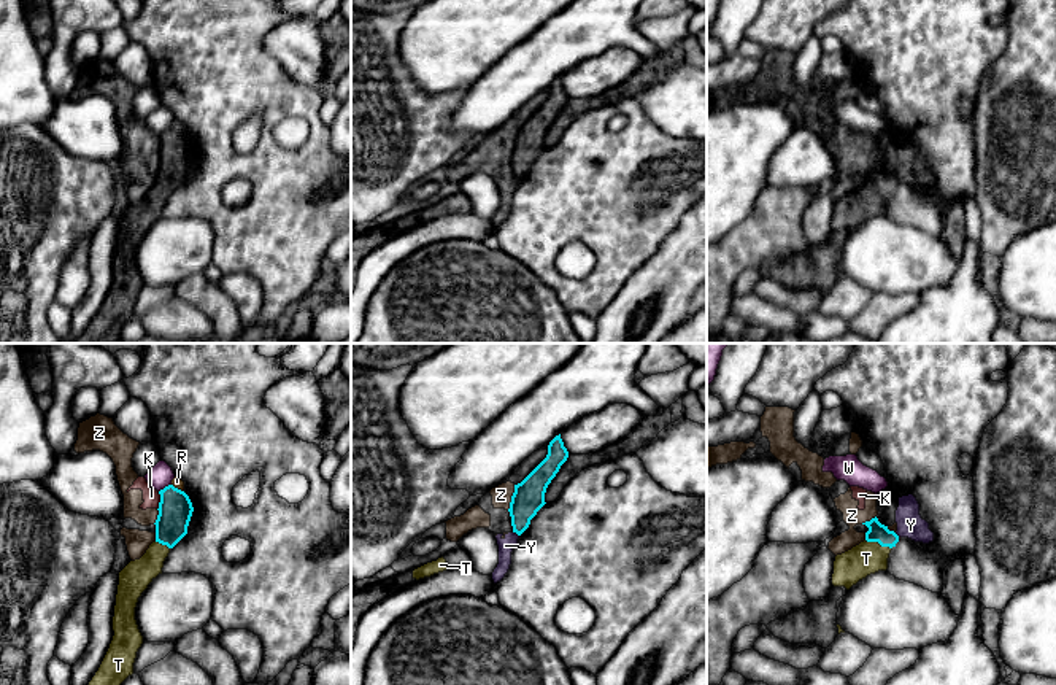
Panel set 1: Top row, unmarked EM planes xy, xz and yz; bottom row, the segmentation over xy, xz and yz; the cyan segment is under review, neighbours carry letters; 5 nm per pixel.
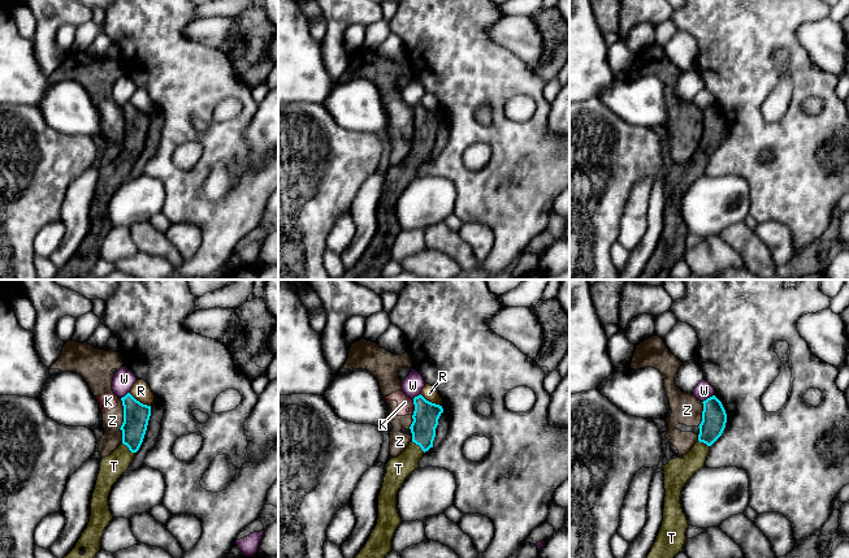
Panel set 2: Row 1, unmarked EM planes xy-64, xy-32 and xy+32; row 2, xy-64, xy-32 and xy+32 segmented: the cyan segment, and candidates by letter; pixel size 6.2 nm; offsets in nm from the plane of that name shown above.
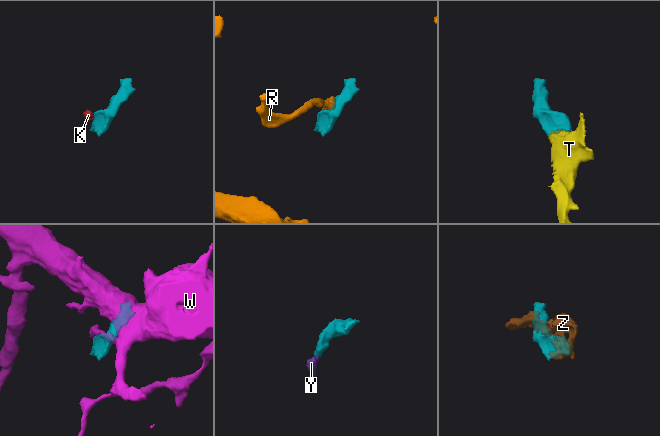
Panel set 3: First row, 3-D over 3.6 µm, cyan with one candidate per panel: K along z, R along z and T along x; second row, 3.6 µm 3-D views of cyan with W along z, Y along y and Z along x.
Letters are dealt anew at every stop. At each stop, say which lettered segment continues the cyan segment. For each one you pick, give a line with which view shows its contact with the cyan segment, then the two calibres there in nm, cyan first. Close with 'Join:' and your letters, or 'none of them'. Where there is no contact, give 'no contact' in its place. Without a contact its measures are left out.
T: contact in yz; calibres 100 and 160 nm
Join: T

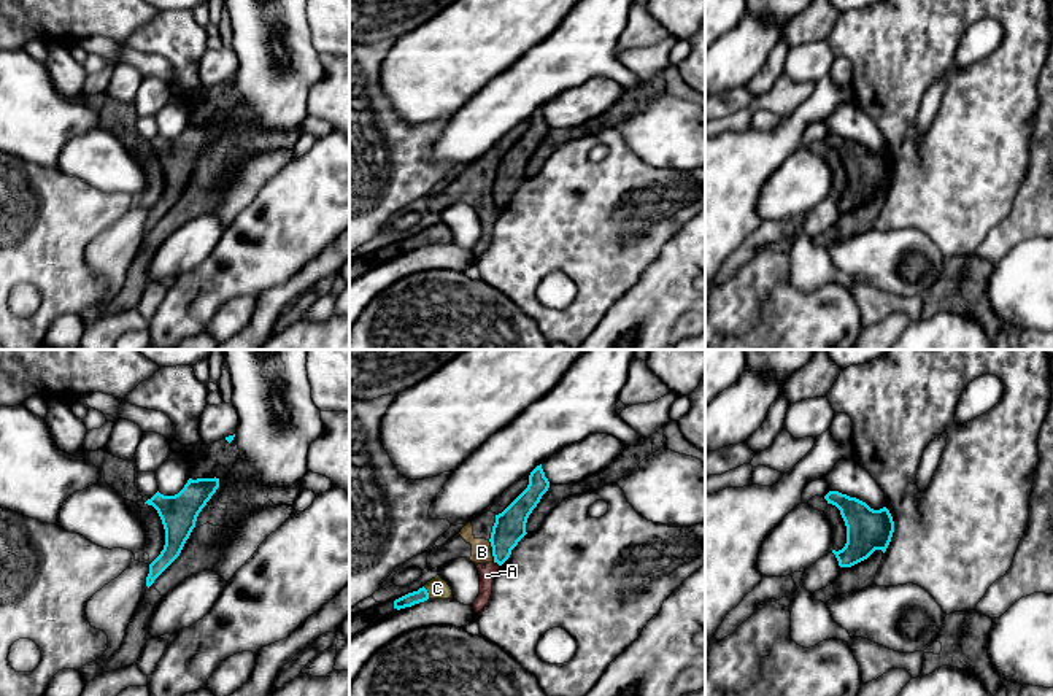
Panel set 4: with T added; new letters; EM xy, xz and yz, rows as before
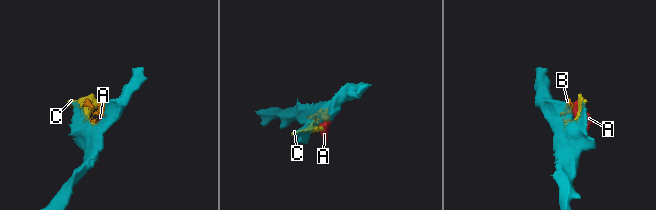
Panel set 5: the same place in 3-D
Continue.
C: contact in xz; calibres 70 and 110 nm
Join: C

